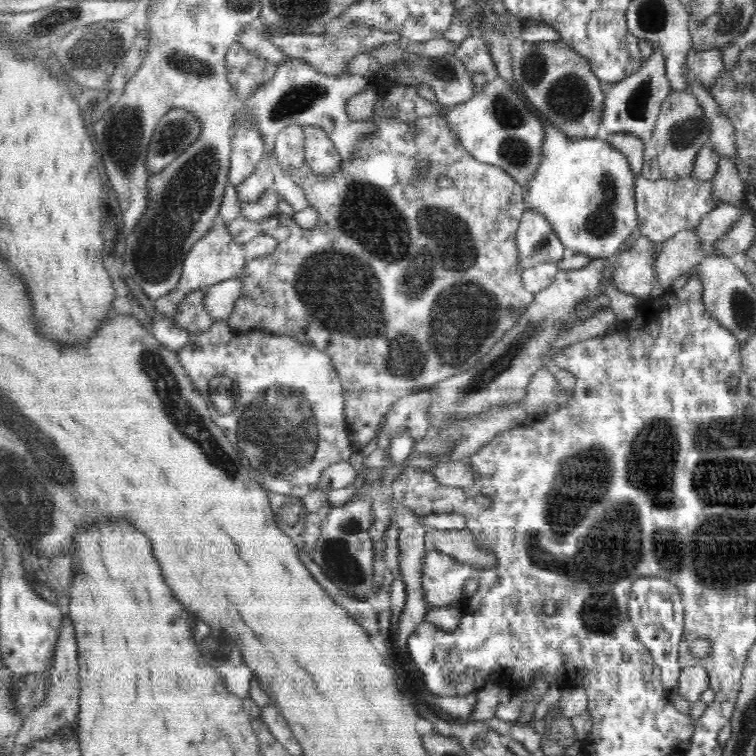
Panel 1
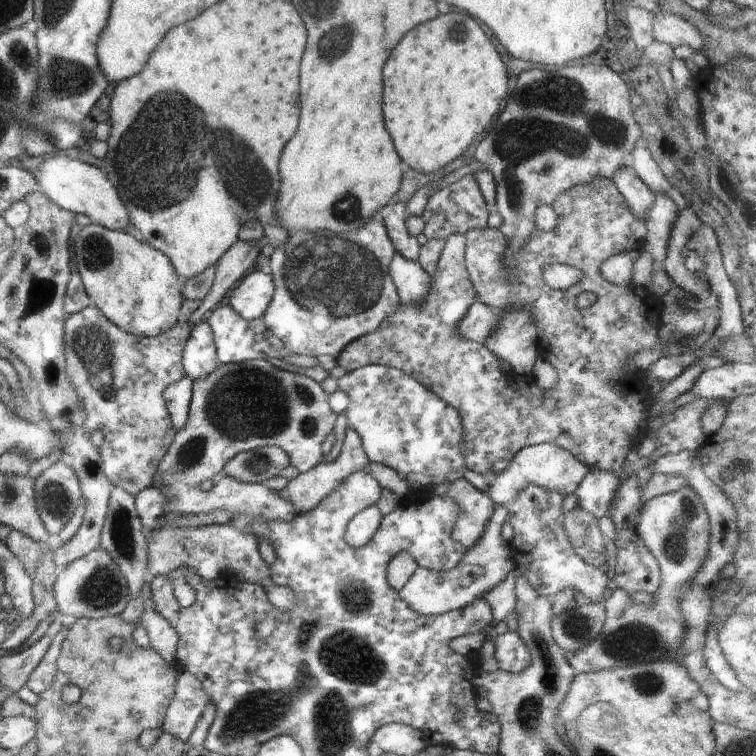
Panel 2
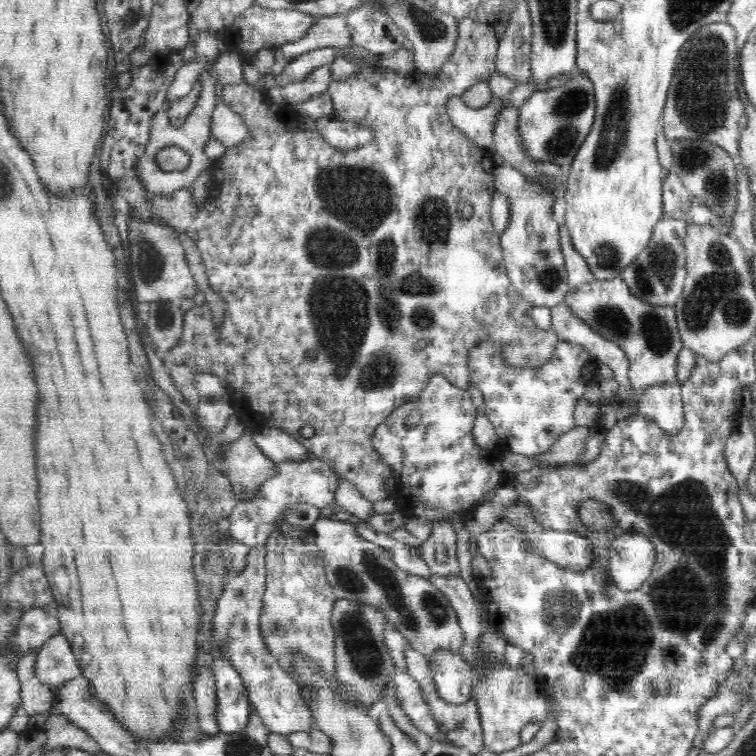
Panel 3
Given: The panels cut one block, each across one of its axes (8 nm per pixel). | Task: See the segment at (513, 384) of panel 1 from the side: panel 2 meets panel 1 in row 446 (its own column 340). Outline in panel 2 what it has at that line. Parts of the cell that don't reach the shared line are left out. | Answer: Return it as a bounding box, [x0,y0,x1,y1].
[152,359,369,527]

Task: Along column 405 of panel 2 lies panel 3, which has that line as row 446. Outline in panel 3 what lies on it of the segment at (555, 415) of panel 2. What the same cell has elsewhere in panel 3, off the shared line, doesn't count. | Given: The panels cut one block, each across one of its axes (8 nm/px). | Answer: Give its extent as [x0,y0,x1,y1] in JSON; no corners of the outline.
[120,18,559,503]

